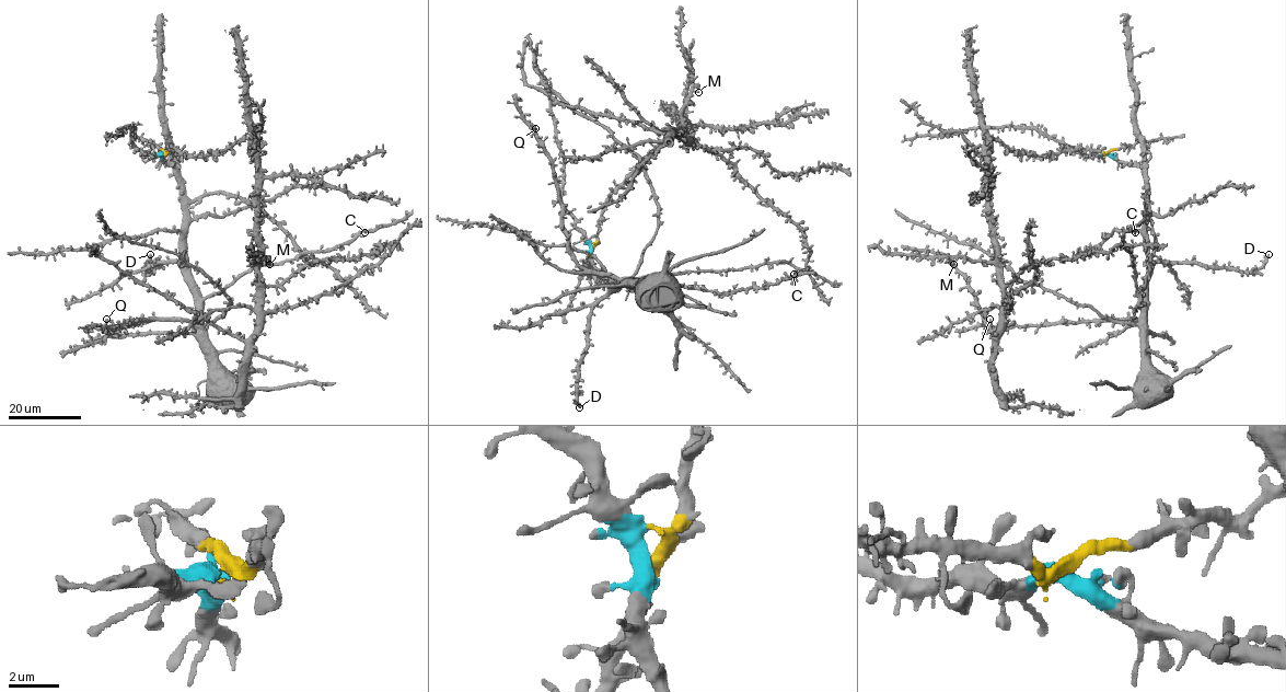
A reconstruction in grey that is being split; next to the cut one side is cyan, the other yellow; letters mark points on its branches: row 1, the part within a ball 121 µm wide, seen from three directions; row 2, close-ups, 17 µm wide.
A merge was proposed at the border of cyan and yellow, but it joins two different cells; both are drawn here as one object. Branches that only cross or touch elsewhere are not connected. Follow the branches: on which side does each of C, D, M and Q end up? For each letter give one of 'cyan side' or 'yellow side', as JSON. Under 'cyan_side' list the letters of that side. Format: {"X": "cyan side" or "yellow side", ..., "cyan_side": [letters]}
{"C": "cyan side", "D": "cyan side", "M": "yellow side", "Q": "cyan side", "cyan_side": ["C", "D", "Q"]}

